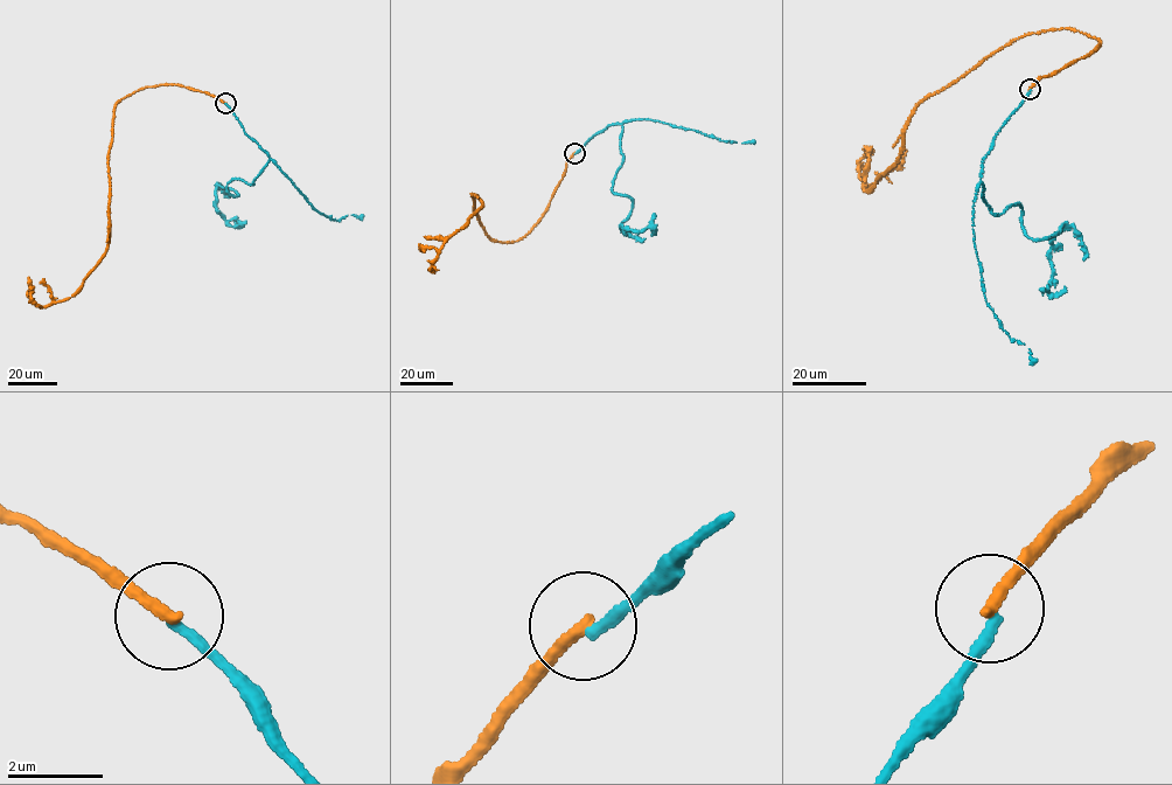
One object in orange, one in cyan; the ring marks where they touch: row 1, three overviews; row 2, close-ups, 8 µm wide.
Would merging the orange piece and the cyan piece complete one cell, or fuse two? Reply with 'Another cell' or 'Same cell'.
Another cell

